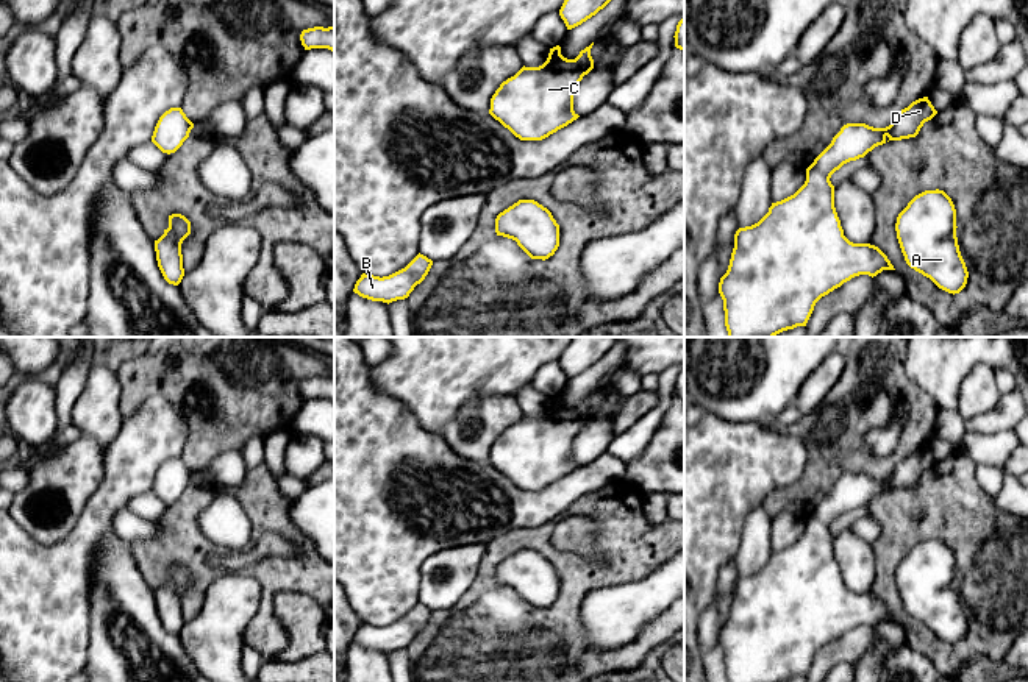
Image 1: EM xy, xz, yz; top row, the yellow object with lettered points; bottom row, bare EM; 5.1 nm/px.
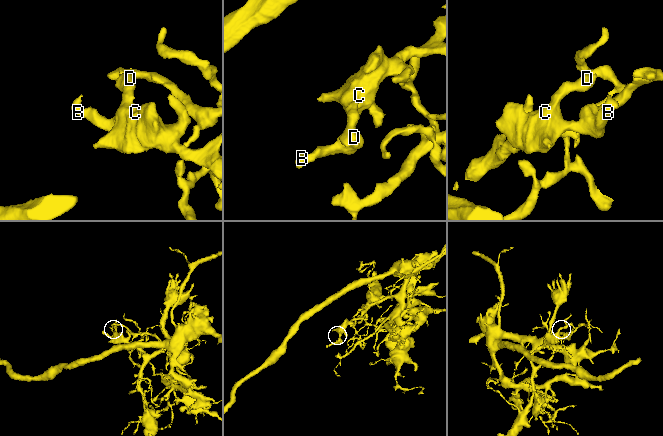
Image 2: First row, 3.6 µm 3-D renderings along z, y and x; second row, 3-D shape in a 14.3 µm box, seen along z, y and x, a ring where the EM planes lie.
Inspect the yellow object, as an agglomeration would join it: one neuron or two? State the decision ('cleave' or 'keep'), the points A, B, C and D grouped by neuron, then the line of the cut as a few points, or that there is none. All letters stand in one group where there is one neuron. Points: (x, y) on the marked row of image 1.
keep | A B C D | no cut

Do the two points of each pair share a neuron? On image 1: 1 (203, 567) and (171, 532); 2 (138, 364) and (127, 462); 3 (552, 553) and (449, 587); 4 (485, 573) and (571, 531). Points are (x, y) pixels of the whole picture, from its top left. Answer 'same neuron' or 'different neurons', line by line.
1: same neuron
2: different neurons
3: different neurons
4: different neurons

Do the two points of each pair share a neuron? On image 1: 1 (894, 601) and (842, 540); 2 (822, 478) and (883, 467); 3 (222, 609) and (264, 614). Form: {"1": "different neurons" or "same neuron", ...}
{"1": "different neurons", "2": "same neuron", "3": "different neurons"}

